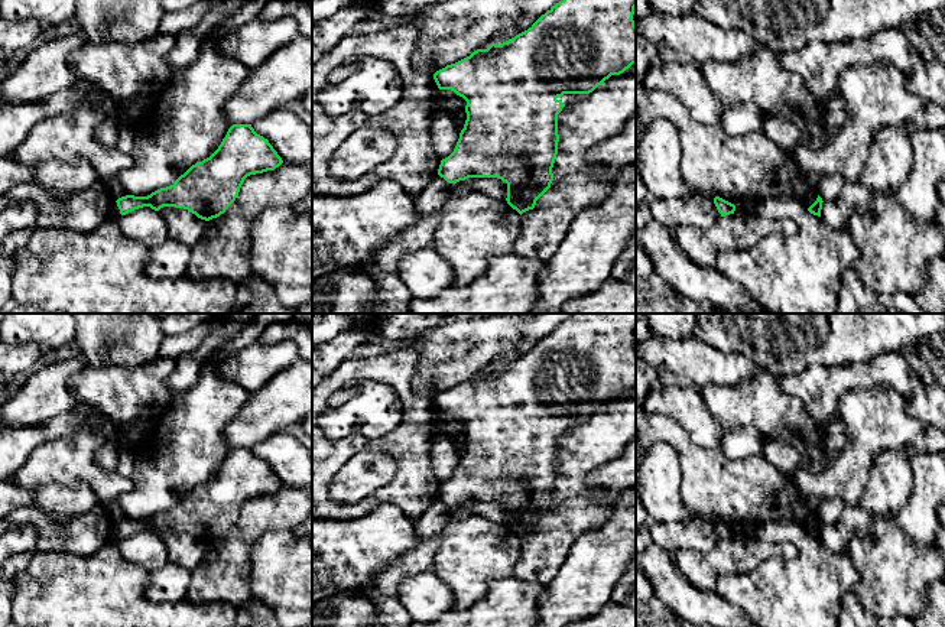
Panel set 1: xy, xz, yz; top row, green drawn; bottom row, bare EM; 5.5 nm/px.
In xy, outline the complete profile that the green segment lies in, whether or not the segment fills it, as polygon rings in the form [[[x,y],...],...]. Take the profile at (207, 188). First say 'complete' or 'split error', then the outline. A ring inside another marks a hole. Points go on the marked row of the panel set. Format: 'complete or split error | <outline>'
complete | [[[233,124],[218,149],[192,165],[173,185],[147,196],[126,195],[116,202],[121,215],[143,207],[155,211],[175,207],[210,221],[236,201],[247,176],[275,170],[282,163],[269,140],[257,134],[251,124]]]

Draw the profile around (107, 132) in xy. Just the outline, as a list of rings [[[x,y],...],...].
[[[78,79],[72,87],[35,103],[9,103],[0,92],[0,159],[10,159],[38,123],[72,111],[78,105],[94,105],[103,113],[95,139],[105,147],[116,147],[120,103],[92,82]]]

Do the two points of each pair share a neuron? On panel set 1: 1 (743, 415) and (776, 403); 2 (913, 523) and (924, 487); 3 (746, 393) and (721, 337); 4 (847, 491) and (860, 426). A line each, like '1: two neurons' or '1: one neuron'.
1: one neuron
2: one neuron
3: two neurons
4: one neuron

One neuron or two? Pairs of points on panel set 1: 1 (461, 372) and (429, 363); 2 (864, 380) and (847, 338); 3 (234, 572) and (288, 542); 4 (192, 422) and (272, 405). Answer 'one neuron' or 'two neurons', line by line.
1: one neuron
2: two neurons
3: two neurons
4: two neurons

